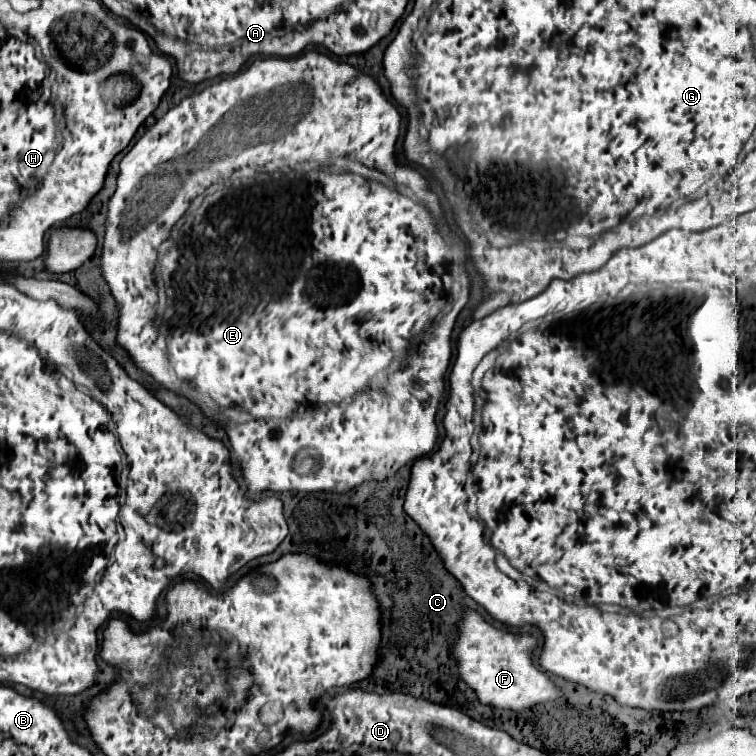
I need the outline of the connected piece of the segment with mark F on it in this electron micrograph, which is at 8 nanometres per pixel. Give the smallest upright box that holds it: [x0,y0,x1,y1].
[453,610,559,710]

